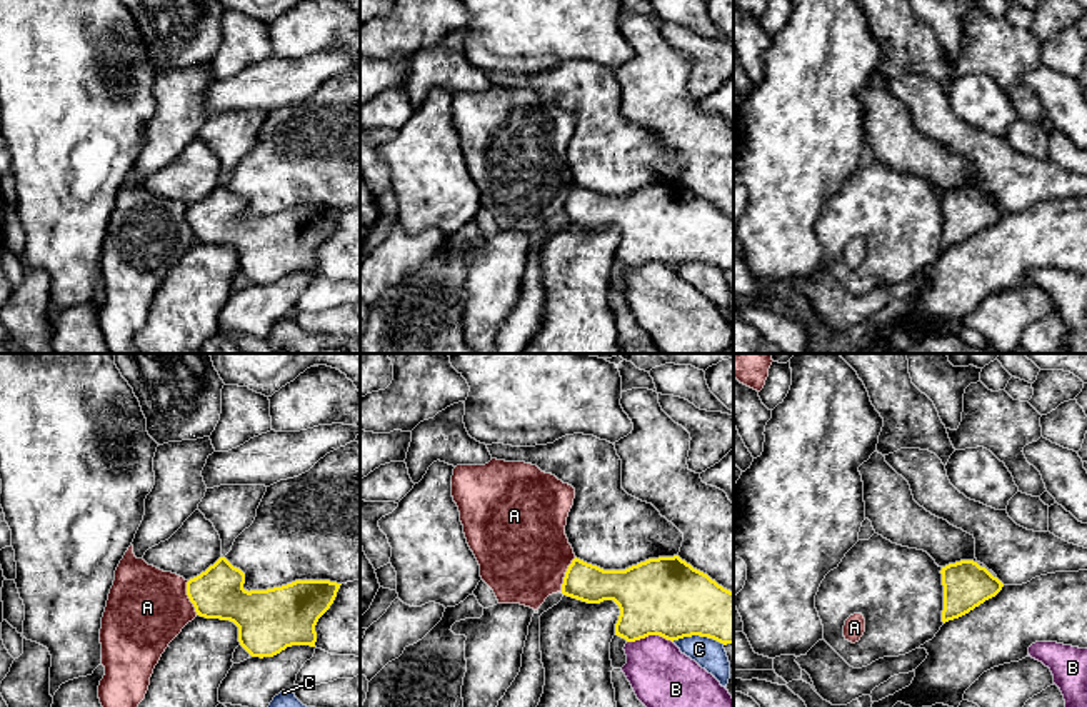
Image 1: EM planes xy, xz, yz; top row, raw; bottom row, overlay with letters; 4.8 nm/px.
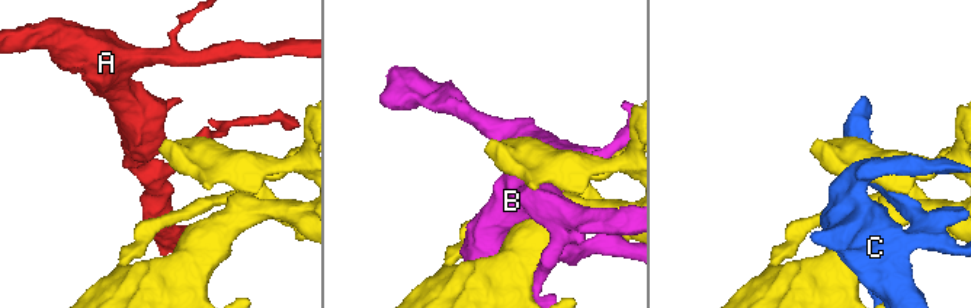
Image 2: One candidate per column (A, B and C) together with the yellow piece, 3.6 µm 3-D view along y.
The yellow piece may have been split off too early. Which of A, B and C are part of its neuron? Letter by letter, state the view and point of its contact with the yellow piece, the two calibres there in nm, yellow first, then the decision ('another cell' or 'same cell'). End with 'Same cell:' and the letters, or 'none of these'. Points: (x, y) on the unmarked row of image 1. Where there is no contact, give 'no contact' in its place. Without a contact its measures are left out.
A: xy (189, 224) | 240/380 nm | another cell
B: xz (649, 260) | 380/320 nm | another cell
C: xz (699, 260) | 380/150 nm | another cell
Same cell: none of these

